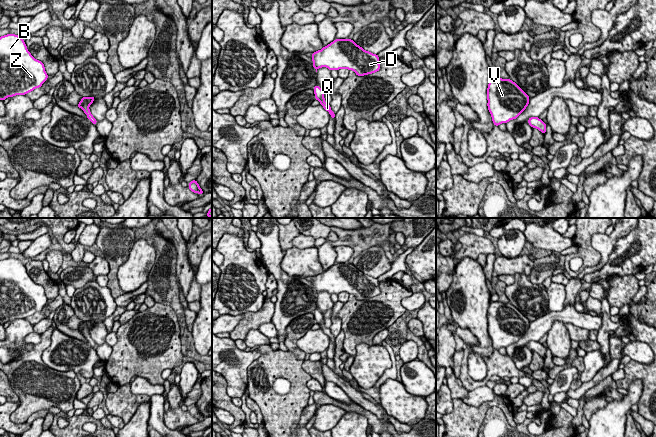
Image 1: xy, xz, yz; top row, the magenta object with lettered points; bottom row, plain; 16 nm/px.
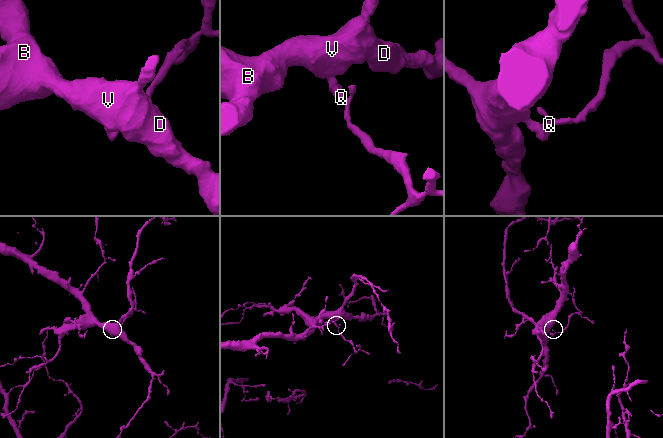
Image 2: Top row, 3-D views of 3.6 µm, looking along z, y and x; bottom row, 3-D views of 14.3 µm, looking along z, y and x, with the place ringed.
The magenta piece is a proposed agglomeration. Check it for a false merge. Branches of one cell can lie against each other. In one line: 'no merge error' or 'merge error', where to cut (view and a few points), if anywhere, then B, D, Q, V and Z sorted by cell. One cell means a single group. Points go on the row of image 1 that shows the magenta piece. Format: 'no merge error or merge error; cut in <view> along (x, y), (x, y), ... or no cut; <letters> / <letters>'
no merge error; no cut; B D Q V Z

